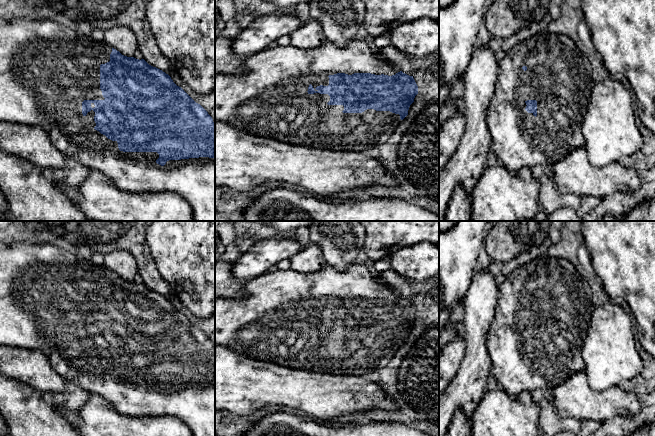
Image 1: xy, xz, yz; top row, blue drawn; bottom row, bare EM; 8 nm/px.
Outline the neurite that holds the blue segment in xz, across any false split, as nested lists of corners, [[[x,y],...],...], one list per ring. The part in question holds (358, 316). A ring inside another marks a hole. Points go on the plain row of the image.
[[[353,264],[346,271],[335,271],[326,265],[323,269],[312,273],[300,273],[292,268],[266,272],[250,281],[245,281],[245,294],[240,299],[215,300],[215,345],[228,347],[230,350],[261,362],[306,370],[330,375],[353,375],[376,377],[377,372],[386,367],[395,356],[401,345],[408,339],[410,329],[418,318],[418,310],[413,302],[384,283],[378,275],[372,275],[362,264]]]

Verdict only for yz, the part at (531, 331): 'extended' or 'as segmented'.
extended

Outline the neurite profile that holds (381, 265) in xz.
[[[386,257],[374,262],[373,265],[374,265],[375,270],[378,273],[381,273],[391,268],[391,261],[390,261],[390,258]]]

